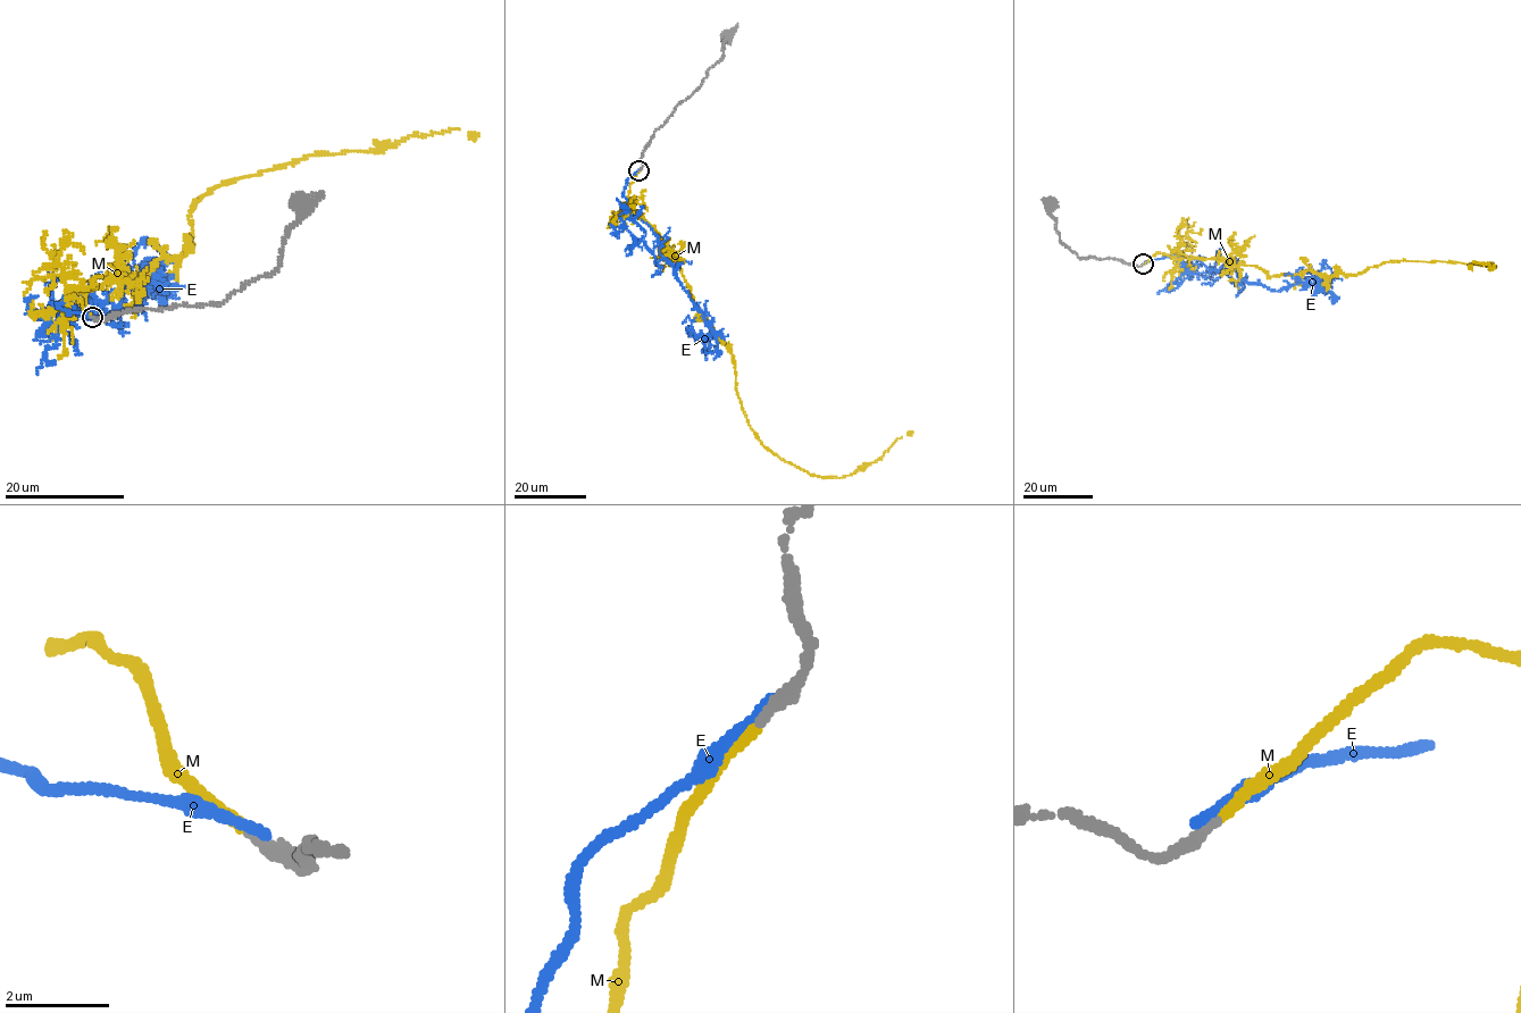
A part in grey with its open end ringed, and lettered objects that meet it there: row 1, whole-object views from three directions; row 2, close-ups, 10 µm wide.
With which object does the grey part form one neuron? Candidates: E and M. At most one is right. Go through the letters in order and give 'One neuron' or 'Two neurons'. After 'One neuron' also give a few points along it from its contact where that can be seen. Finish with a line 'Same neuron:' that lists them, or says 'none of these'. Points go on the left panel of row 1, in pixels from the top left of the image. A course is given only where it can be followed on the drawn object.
E: Two neurons
M: One neuron. Its course: (93, 318), (65, 300), (131, 274), (139, 286), (190, 247), (201, 194), (414, 134), (475, 141)
Same neuron: M

